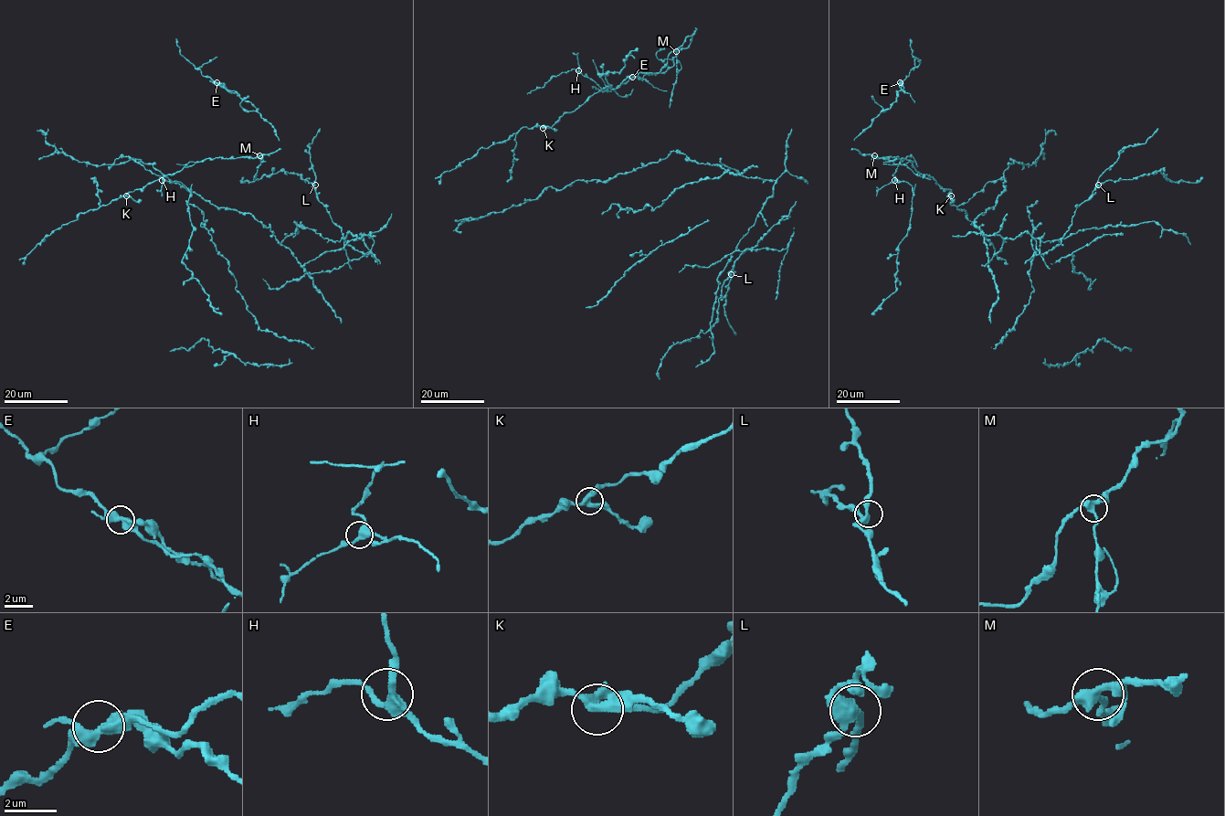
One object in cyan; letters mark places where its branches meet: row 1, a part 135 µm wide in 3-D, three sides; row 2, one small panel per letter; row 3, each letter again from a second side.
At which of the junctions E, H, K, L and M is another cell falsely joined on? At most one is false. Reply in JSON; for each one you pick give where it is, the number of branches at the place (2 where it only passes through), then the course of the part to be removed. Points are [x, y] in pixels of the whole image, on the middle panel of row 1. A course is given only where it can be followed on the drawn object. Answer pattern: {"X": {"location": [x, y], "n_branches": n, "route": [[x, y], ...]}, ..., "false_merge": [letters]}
{"E": {"location": [632, 77], "n_branches": 3, "route": [[632, 77], [636, 75], [667, 91]]}, "false_merge": ["E"]}

